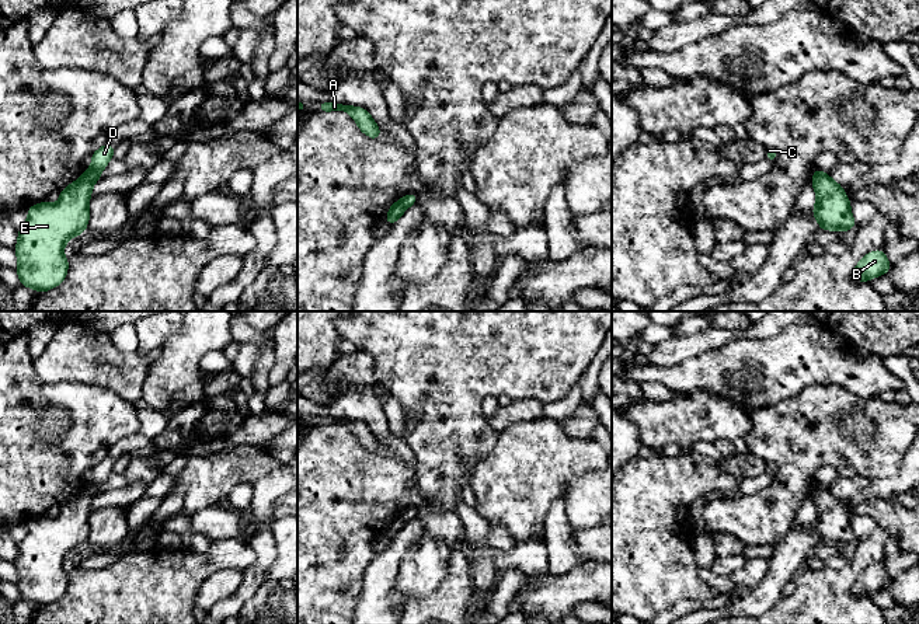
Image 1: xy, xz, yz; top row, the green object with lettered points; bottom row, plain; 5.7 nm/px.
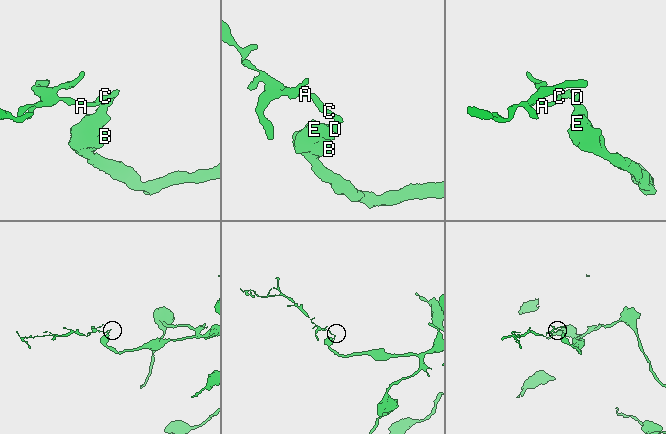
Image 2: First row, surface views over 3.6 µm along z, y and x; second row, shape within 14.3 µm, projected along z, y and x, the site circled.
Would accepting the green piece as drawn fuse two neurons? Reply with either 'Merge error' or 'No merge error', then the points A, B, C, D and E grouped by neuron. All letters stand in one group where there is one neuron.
Merge error. Groups: A C D / B E

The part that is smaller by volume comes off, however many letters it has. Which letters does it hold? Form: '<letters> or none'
A, C, D

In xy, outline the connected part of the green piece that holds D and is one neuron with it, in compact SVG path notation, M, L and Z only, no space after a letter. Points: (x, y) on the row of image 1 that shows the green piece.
M105 143L97 151L91 154L91 167L86 171L88 178L95 182L101 178L101 171L107 167L111 158L114 158L115 147L109 143Z

